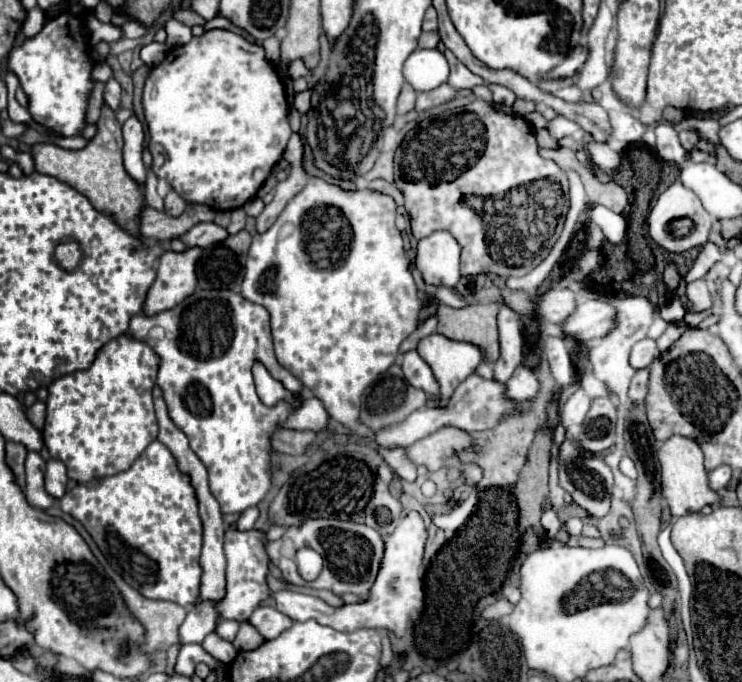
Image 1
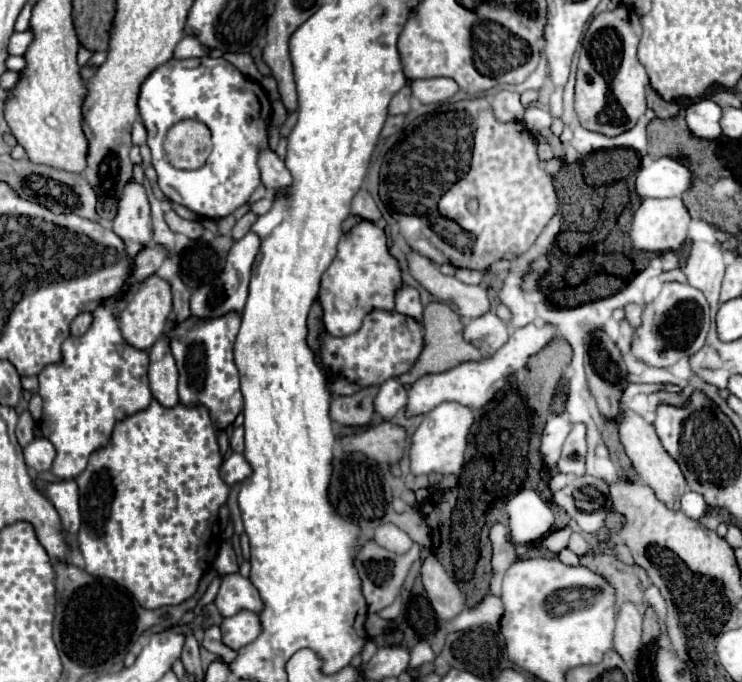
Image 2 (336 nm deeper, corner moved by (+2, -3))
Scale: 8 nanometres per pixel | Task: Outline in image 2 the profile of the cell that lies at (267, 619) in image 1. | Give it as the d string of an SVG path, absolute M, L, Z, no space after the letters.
M242 610L236 616L224 618L224 622L220 624L220 630L222 630L224 644L228 644L234 650L240 650L252 644L260 636L262 626L260 626L258 614Z

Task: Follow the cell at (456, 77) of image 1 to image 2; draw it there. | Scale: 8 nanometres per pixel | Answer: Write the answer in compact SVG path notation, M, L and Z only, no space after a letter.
M426 78L426 80L414 80L412 82L412 94L422 102L422 104L432 104L432 102L446 102L452 98L460 88L452 78Z

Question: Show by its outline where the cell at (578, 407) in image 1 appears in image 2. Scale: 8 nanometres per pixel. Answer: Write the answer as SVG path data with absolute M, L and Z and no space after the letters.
M550 414L542 432L542 448L540 452L544 454L544 462L548 466L556 464L560 458L560 448L572 428L572 422L564 414Z

